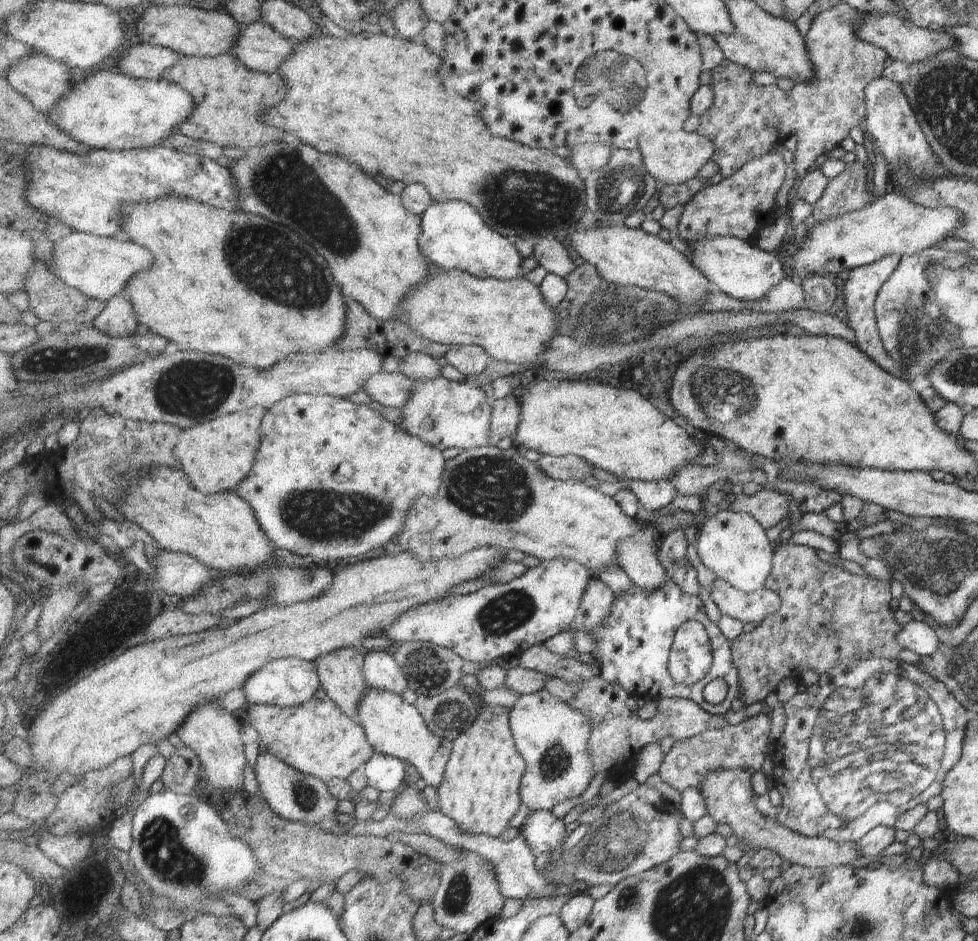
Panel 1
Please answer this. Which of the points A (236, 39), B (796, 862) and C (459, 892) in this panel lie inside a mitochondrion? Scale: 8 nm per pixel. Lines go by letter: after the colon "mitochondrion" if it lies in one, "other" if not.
A: other
B: other
C: mitochondrion

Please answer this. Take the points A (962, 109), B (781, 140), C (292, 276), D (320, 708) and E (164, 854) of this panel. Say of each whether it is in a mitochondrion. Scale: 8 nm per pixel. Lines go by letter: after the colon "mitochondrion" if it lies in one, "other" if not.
A: mitochondrion
B: other
C: mitochondrion
D: other
E: mitochondrion

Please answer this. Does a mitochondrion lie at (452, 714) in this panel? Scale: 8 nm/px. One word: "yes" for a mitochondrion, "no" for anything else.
yes

